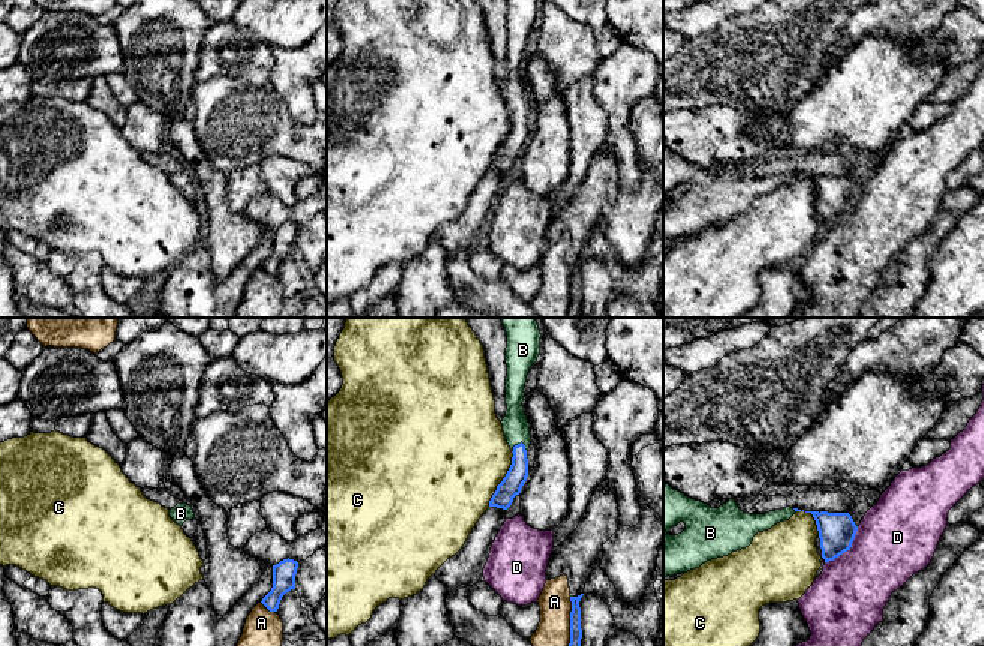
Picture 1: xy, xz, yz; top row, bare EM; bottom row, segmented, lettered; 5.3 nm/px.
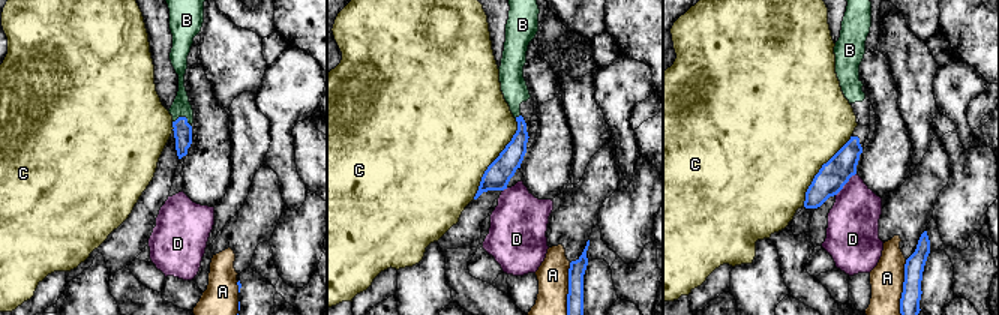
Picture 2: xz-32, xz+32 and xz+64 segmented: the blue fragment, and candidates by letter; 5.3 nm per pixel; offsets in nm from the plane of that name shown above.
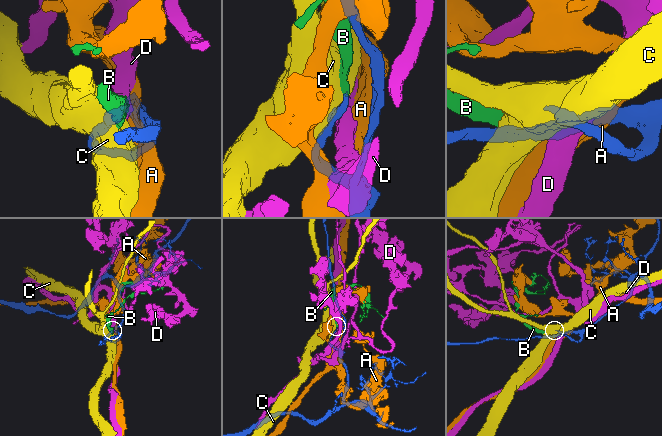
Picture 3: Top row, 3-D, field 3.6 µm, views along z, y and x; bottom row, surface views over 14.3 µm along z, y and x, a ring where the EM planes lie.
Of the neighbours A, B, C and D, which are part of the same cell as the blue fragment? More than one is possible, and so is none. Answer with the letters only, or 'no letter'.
B

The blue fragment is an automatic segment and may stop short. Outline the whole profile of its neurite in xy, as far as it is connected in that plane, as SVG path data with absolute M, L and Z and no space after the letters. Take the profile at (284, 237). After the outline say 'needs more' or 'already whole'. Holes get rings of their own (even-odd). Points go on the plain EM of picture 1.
M290 222L273 229L273 252L261 265L270 276L278 276L282 261L296 253L297 232L298 226Z | already whole

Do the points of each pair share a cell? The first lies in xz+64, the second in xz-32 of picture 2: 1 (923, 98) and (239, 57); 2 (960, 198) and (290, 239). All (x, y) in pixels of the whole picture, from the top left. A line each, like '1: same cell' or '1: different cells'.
1: different cells
2: same cell

